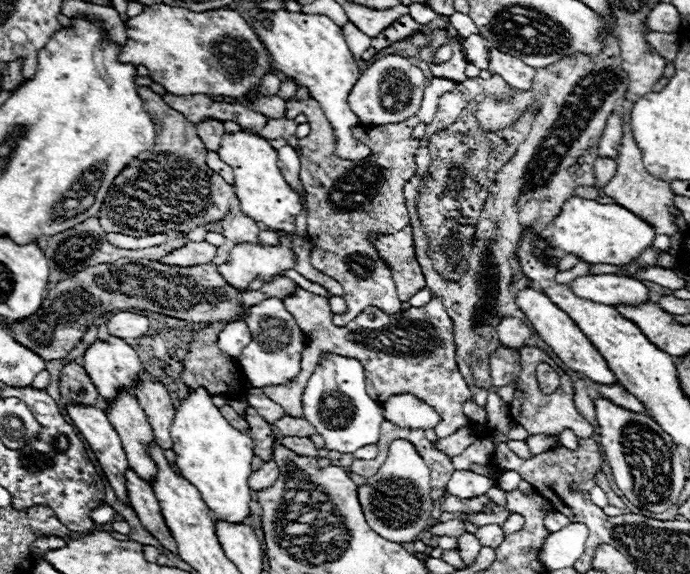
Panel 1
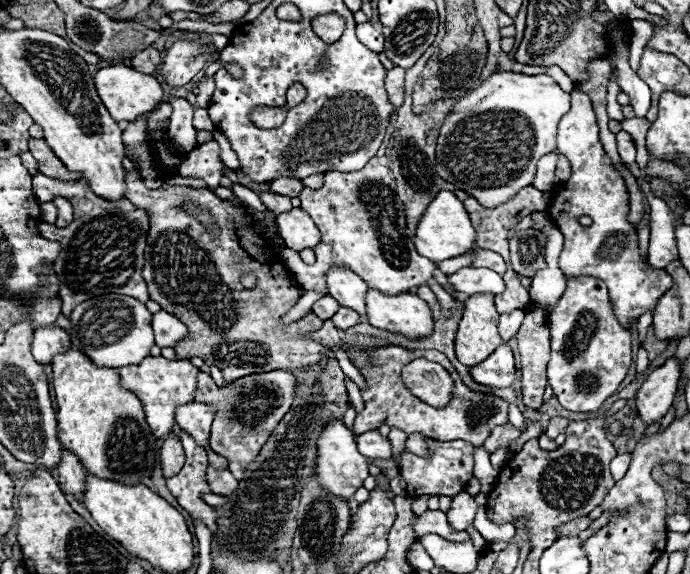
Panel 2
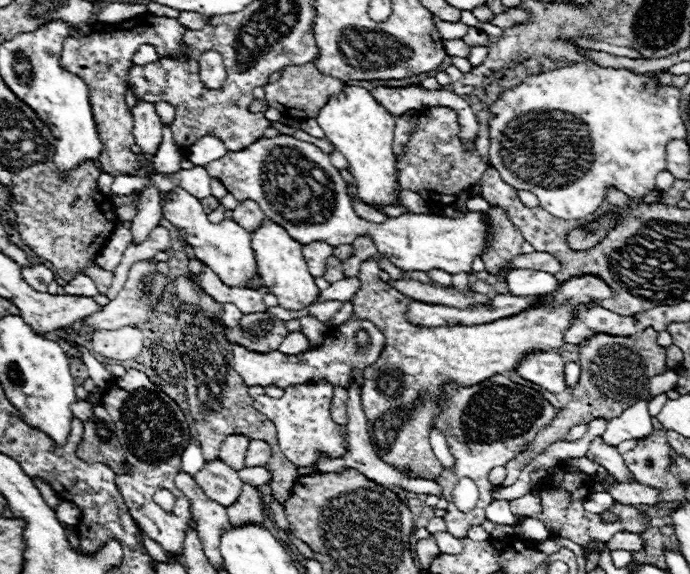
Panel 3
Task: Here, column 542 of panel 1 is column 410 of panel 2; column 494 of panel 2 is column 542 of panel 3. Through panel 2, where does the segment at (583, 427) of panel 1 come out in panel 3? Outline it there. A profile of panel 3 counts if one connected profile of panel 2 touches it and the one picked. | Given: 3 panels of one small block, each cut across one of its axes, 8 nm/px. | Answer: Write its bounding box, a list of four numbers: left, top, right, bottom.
[434,374,556,538]

